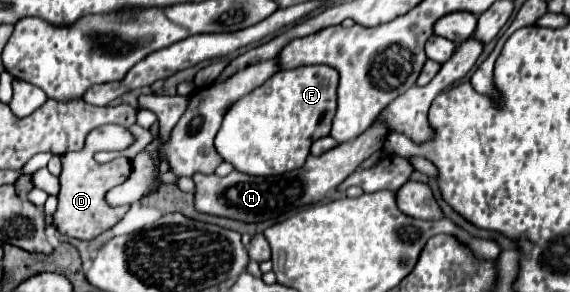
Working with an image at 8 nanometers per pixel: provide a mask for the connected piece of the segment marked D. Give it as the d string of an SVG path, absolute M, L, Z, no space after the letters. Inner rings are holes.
M88 150L82 152L70 152L62 156L62 172L60 172L60 192L58 192L58 208L54 212L54 226L60 234L80 238L80 240L92 240L98 234L106 232L114 224L118 224L124 214L130 210L128 206L108 206L106 204L106 192L122 182L128 180L132 172L132 162L128 158L116 158L108 164L98 164Z

